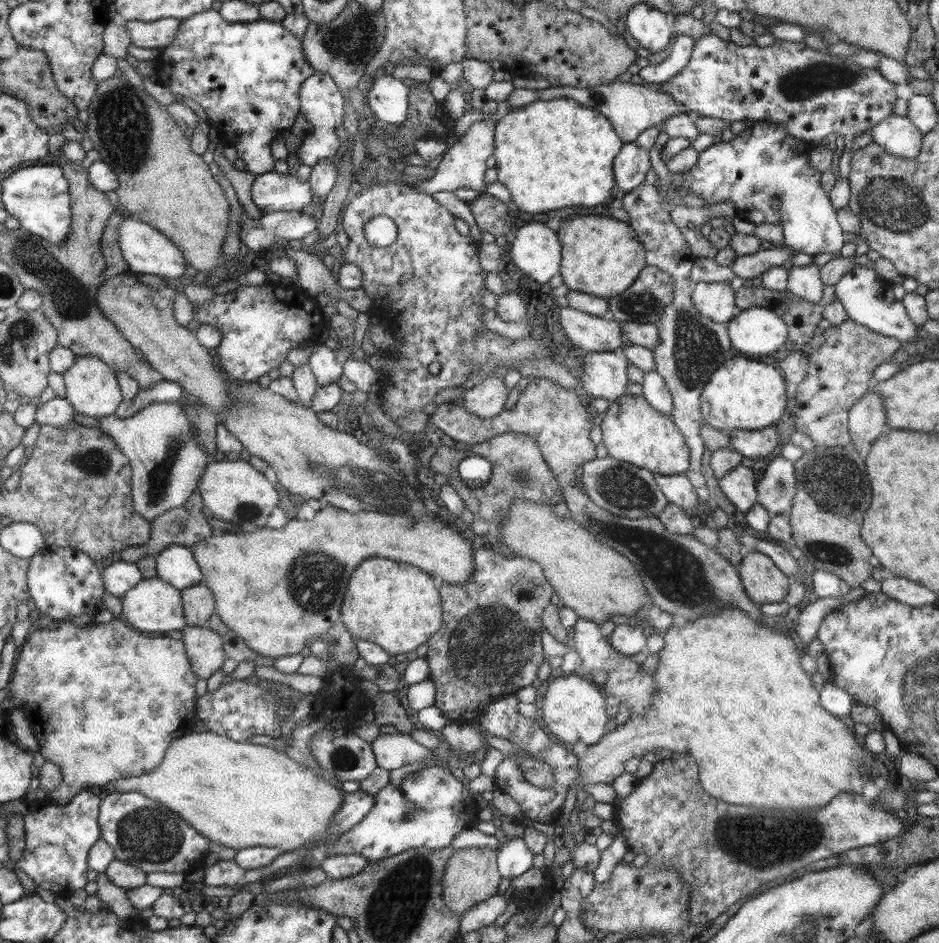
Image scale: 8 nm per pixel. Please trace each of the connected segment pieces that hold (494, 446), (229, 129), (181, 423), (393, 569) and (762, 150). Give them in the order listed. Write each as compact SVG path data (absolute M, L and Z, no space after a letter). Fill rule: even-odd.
M517 431L505 432L505 434L495 436L482 444L467 446L464 451L454 450L450 443L447 446L442 445L435 451L427 466L434 474L442 474L446 478L446 482L455 489L465 507L486 520L487 536L489 533L496 534L500 520L505 513L508 513L508 506L513 499L529 499L531 502L541 505L555 505L562 499L559 483L548 469L539 448L533 439ZM473 455L482 456L491 463L489 480L480 489L465 486L456 469L460 460Z
M209 9L181 20L176 38L159 50L157 58L162 81L174 94L173 103L189 98L198 104L223 146L235 148L236 156L245 164L244 170L254 175L273 171L269 144L279 130L285 133L285 128L290 128L296 120L300 112L301 86L314 69L307 64L296 36L285 30L280 22L260 18L250 23L228 23L219 12Z
M184 392L173 402L152 402L126 419L115 413L98 418L103 432L111 435L130 458L132 502L143 520L153 520L166 510L181 506L197 488L200 476L209 464L206 454L193 439L193 431L184 413L191 405L198 407L202 404L199 398Z
M368 558L357 566L353 578L349 580L349 594L345 594L345 604L341 609L341 628L346 629L353 638L372 642L382 648L391 659L396 654L415 650L419 644L436 633L441 626L441 606L439 594L429 578L429 574L409 563L386 558Z
M756 120L753 121L752 126L746 128L744 135L733 136L730 140L720 141L717 143L712 143L709 147L705 148L703 151L697 153L697 160L685 171L680 173L681 175L681 184L678 188L683 186L689 194L694 194L699 198L703 199L705 205L709 206L710 204L715 204L716 202L723 202L724 200L730 200L735 207L735 214L737 219L746 220L747 222L751 221L753 224L775 224L779 225L782 228L782 235L784 238L784 246L787 246L795 253L802 252L807 254L807 256L814 257L816 254L823 254L823 252L832 252L835 253L841 248L841 245L847 238L837 220L835 220L835 209L832 204L827 202L827 194L821 190L819 186L819 171L809 162L809 156L807 156L807 148L805 144L801 142L801 139L795 138L793 135L790 135L785 127L778 125L777 123L770 123L767 121ZM777 198L780 202L780 207L778 211L775 211L771 207L771 200Z

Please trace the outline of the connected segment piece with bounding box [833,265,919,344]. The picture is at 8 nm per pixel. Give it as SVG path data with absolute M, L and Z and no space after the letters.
M856 265L848 273L843 274L833 285L833 298L841 304L847 314L847 319L852 320L852 322L859 323L860 326L865 326L868 330L875 331L876 334L898 338L903 344L906 340L918 342L919 338L915 336L917 327L913 325L912 320L904 310L904 304L895 300L891 287L890 282L877 276L873 266Z

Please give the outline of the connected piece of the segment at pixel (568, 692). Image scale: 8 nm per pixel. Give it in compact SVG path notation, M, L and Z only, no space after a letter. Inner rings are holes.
M575 674L560 676L547 683L545 694L542 698L540 708L540 720L559 740L569 744L595 744L599 738L603 737L603 730L607 724L605 716L605 702L601 692L583 680L583 676Z

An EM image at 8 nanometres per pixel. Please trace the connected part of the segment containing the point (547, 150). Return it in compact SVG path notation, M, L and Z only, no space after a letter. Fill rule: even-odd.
M571 99L551 101L532 101L500 118L494 126L493 158L497 182L507 188L511 194L512 207L527 214L543 214L547 210L569 208L569 206L597 206L601 204L611 188L611 162L620 152L623 140L616 134L615 128L594 107L581 107Z

